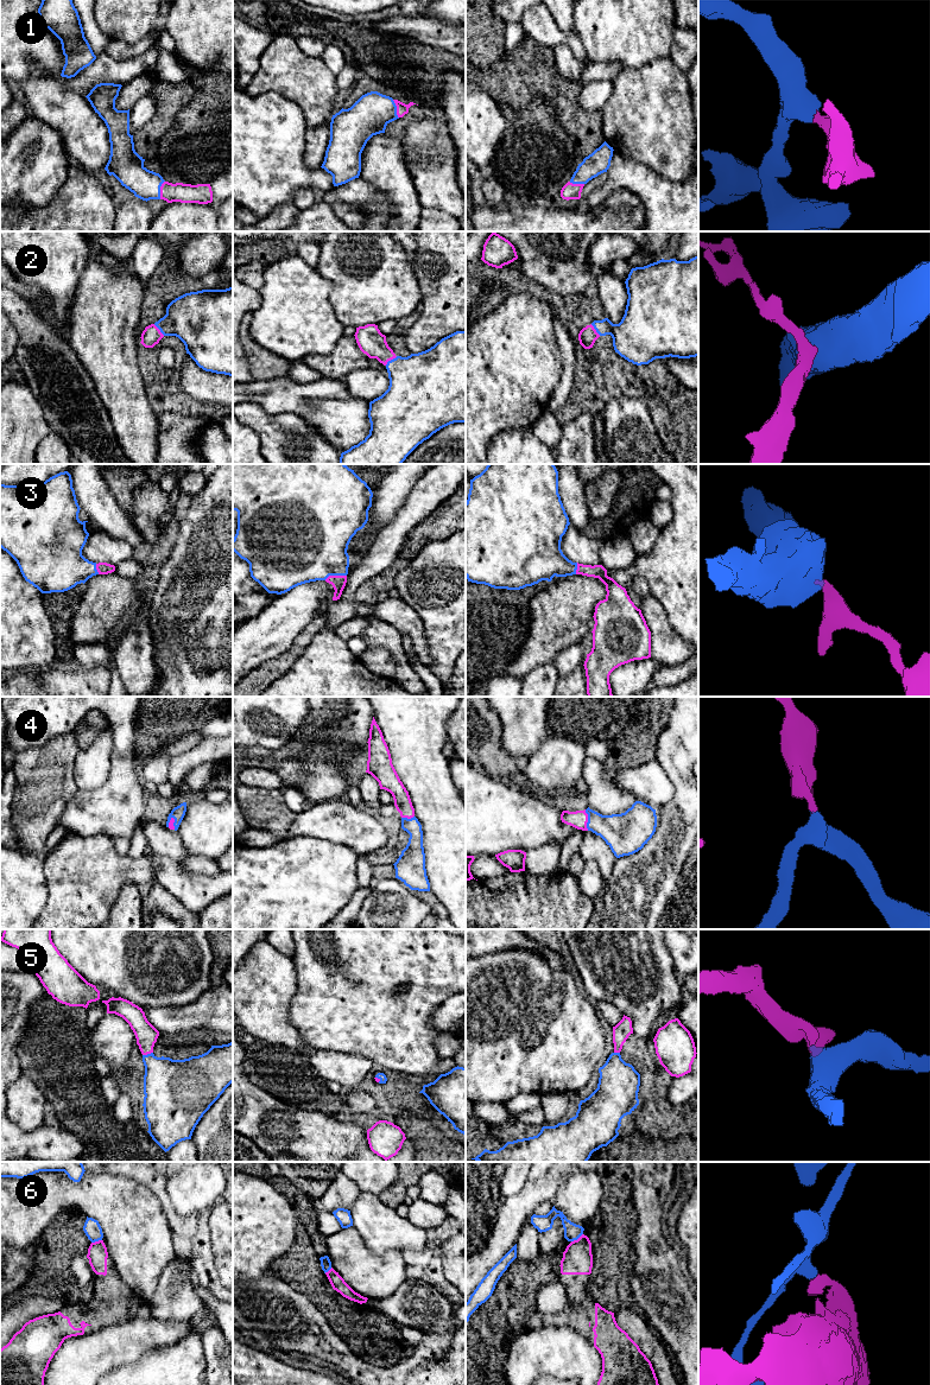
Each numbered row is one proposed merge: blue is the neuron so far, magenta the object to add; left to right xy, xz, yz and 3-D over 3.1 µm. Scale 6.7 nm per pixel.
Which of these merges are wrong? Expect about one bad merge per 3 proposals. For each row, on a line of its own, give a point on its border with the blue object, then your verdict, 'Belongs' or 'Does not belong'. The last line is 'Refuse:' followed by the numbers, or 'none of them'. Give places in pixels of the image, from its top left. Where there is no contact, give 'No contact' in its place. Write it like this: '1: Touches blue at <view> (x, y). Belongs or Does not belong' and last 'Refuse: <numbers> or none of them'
1: Touches blue at xy (159, 190). Belongs
2: Touches blue at xz (391, 360). Belongs
3: Touches blue at xz (335, 575). Belongs
4: Touches blue at yz (588, 820). Belongs
5: Touches blue at xy (147, 1054). Belongs
6: Touches blue at yz (576, 1239). Does not belong
Refuse: 6

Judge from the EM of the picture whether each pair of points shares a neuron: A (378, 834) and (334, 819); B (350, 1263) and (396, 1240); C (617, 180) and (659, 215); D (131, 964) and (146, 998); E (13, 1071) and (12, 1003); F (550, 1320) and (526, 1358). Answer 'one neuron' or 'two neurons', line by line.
A: one neuron
B: two neurons
C: one neuron
D: one neuron
E: one neuron
F: two neurons

